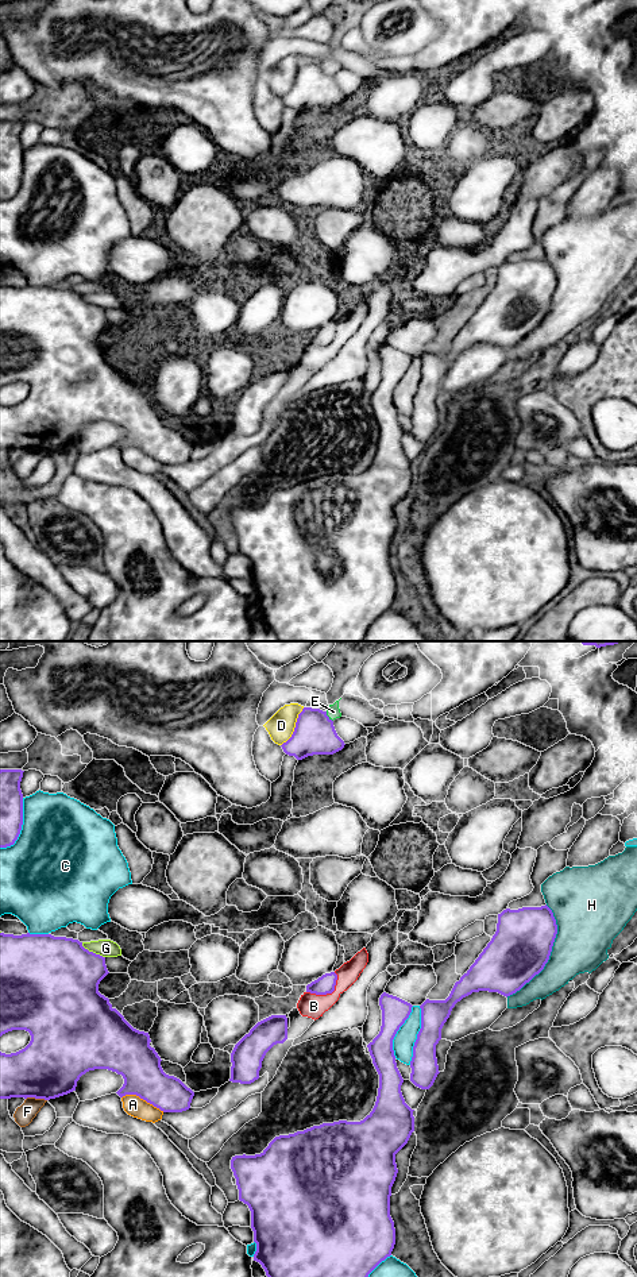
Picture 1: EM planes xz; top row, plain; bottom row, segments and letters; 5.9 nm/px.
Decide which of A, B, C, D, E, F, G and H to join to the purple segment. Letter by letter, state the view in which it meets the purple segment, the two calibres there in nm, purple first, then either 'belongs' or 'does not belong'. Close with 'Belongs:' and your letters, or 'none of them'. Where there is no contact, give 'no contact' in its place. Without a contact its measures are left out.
A: meets purple in xz; 240 nm thick on the purple side, 120 nm on the other; does not belong
B: meets purple in xz; 110 nm thick on the purple side, 150 nm on the other; does not belong
C: meets purple in xz; 160 nm thick on the purple side, 130 nm on the other; does not belong
D: meets purple in xz; 240 nm thick on the purple side, 160 nm on the other; does not belong
E: meets purple in xz; 240 nm thick on the purple side, 80 nm on the other; does not belong
F: meets purple in xz; 380 nm thick on the purple side, 120 nm on the other; does not belong
G: meets purple in xz; 460 nm thick on the purple side, 110 nm on the other; does not belong
H: meets purple in xz; 360 nm thick on the purple side, 340 nm on the other; does not belong
Belongs: none of them

